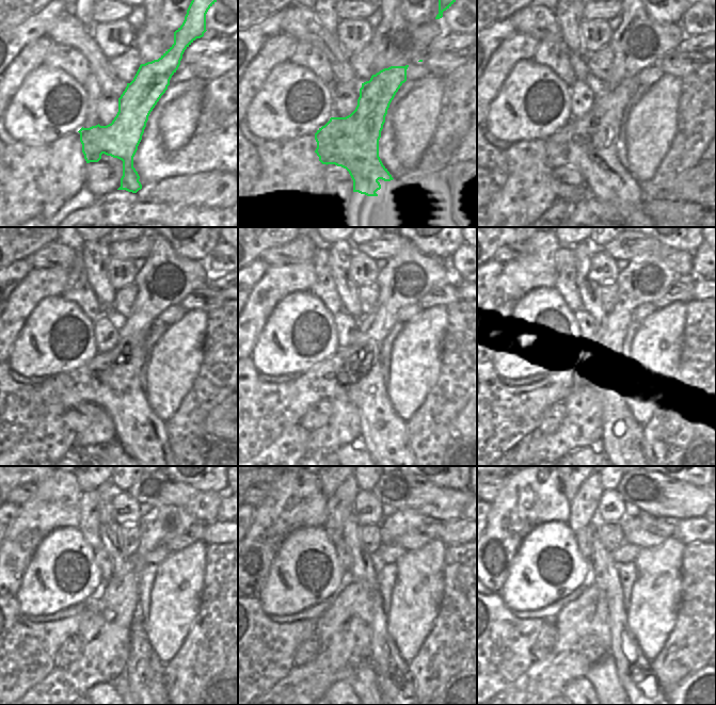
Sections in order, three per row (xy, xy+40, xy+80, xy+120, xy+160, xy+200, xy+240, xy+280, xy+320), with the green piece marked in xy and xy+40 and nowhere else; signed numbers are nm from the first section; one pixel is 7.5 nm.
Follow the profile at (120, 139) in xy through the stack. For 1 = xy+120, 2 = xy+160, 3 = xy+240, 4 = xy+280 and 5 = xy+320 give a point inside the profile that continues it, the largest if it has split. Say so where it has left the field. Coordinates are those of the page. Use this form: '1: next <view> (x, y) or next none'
1: next xy+120 (111, 380)
2: next xy+160 (354, 373)
3: next xy+240 (139, 645)
4: next xy+280 (385, 683)
5: next xy+320 (625, 679)

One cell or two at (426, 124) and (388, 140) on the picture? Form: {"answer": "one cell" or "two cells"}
{"answer": "two cells"}

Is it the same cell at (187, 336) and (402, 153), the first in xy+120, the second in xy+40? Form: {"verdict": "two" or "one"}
{"verdict": "one"}

